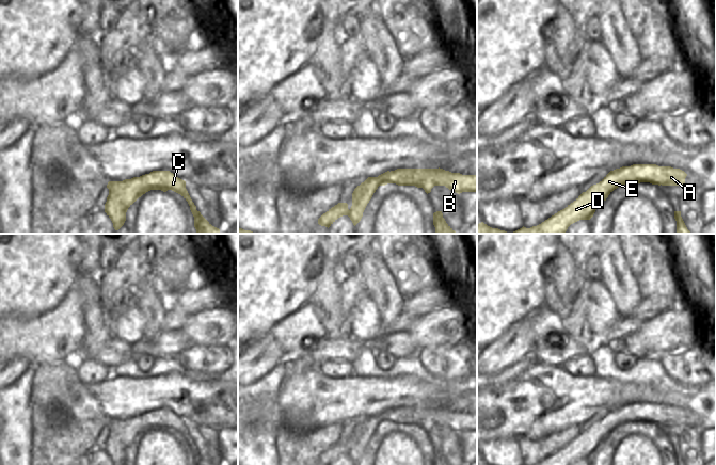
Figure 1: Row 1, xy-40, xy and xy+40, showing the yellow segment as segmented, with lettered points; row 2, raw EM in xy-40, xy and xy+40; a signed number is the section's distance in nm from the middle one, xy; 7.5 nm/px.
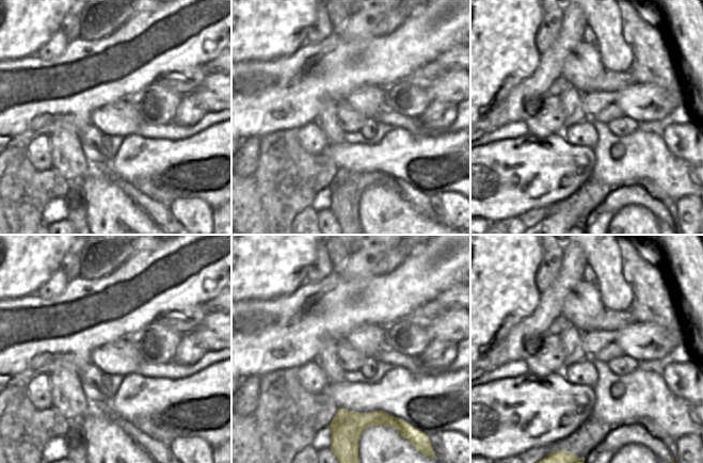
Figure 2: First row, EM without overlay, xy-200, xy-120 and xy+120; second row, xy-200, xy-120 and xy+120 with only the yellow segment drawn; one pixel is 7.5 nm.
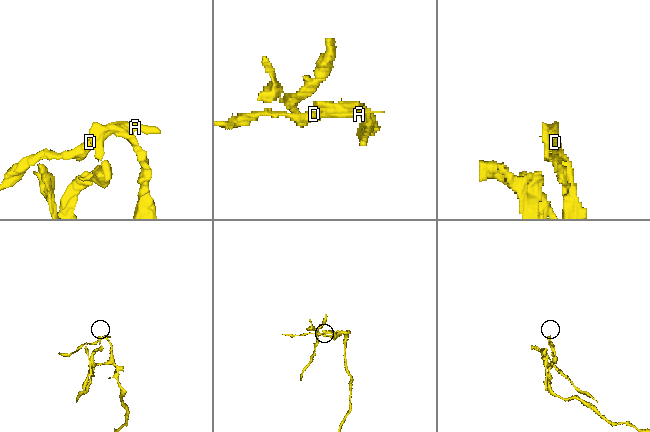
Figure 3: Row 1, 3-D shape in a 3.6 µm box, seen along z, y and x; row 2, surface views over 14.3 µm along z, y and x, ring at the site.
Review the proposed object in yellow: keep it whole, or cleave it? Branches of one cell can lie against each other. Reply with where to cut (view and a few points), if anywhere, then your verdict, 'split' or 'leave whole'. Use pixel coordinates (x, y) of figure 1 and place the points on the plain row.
cut xy (395, 409), (411, 409), (422, 419), (423, 426); split

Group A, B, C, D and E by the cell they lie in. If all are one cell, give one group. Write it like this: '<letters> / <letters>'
A B D E / C

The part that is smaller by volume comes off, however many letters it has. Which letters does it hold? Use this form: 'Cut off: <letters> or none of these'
Cut off: A, B, D, E

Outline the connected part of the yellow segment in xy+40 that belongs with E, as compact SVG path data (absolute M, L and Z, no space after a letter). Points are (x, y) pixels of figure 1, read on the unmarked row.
M633 403L616 407L564 448L537 465L570 465L579 459L590 459L615 428L632 422L633 418L658 418L662 424L685 424L686 415L680 407L656 403Z

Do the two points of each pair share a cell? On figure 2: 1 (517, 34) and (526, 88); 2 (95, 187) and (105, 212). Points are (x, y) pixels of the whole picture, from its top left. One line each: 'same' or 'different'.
1: different
2: same

